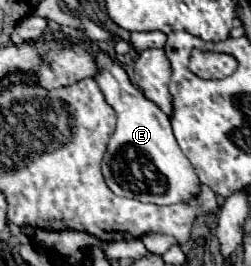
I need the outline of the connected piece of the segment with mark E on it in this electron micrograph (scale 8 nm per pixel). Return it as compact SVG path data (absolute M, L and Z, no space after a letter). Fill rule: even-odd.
M105 51L95 55L97 81L105 101L117 113L117 129L109 139L101 169L107 187L119 195L137 199L143 203L181 203L189 201L199 191L199 177L195 175L189 159L179 149L171 131L169 117L157 107L157 103L143 97L143 93L129 81L127 71L115 63Z

